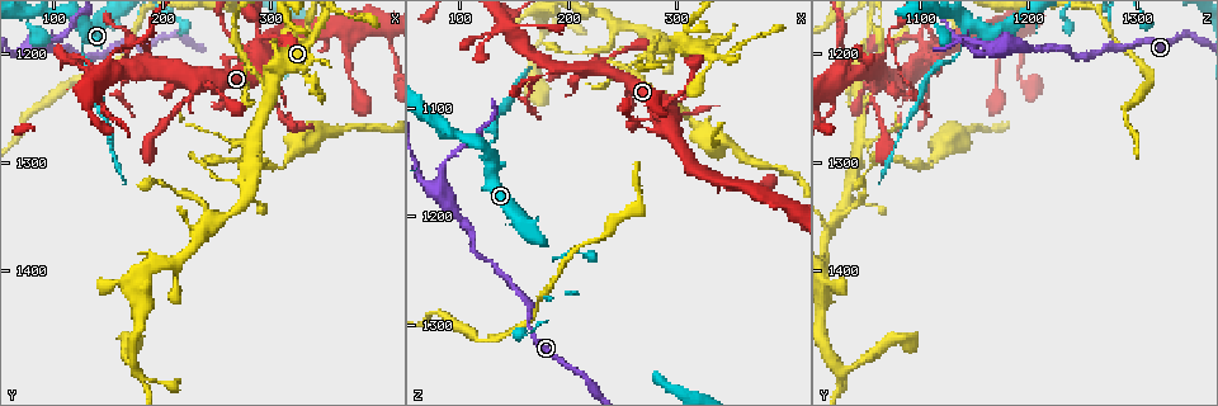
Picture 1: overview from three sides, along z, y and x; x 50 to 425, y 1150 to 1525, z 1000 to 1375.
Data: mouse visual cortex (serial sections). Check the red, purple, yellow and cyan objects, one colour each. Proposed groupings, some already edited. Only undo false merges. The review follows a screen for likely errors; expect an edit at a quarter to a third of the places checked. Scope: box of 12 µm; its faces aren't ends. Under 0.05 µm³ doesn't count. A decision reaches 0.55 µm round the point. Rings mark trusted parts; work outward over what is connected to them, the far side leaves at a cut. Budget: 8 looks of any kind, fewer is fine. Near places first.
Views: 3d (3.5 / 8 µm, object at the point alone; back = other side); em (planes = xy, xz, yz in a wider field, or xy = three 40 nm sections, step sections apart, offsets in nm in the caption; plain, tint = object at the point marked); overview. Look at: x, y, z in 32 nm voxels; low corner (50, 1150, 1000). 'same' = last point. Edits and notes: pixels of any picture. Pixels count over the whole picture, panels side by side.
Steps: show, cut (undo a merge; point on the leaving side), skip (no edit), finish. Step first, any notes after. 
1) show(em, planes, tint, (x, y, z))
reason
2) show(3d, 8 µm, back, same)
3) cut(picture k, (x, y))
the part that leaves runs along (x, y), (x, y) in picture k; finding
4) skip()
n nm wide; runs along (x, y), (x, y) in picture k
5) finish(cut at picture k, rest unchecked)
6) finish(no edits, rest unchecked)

show(3d, 8 µm, (128, 1174, 1146))
arms part here

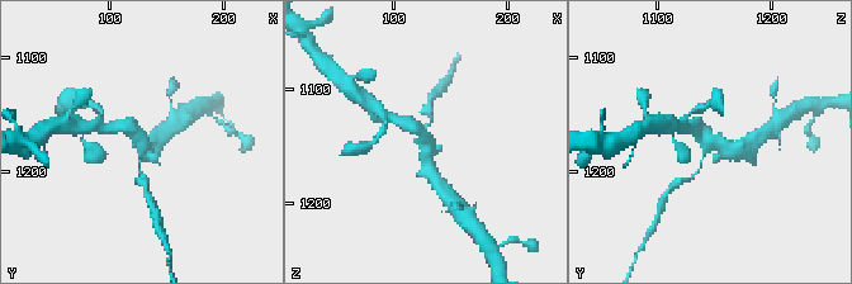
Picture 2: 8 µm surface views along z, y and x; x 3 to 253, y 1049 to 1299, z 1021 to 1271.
show(em, xy, step 3, tint, (130, 1176, 1146))
need the tissue

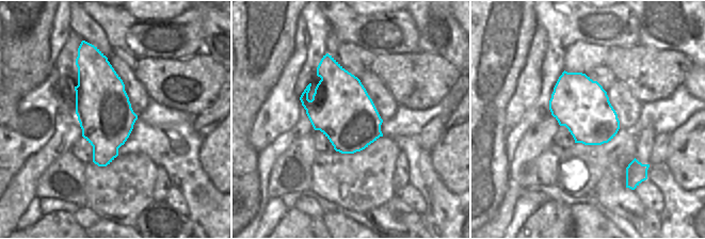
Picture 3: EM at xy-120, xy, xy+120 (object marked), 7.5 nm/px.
cut(picture 2, (426, 110))
the part that leaves runs along (700, 162), (694, 176), (664, 195) in picture 2; a second cell is stuck on

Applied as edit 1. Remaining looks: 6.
show(overview)
redraw

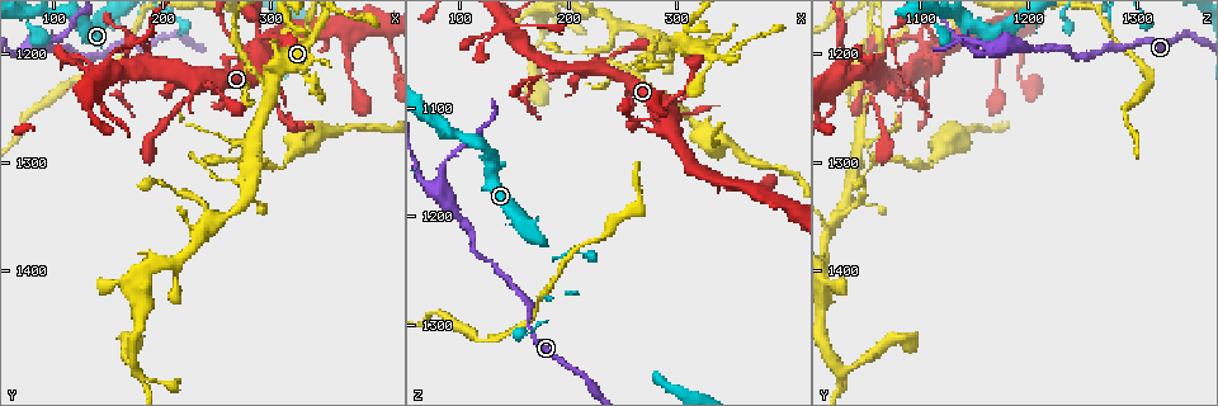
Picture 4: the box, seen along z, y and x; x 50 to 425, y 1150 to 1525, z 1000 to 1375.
show(3d, 8 µm, back, (196, 1208, 1062))
abrupt turn

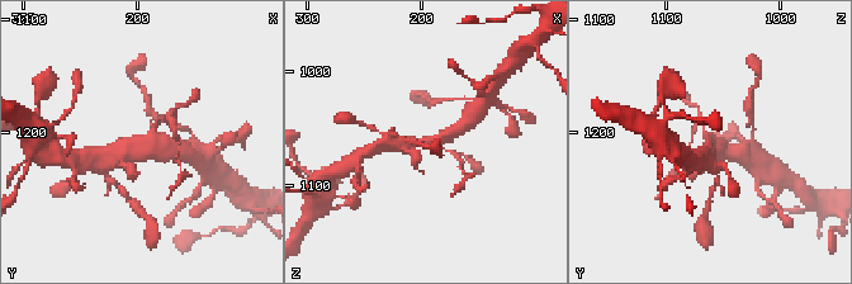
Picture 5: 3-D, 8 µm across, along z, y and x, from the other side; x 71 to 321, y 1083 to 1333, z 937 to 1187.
show(em, xy, step 2, tint, (194, 1210, 1066))
need the tissue

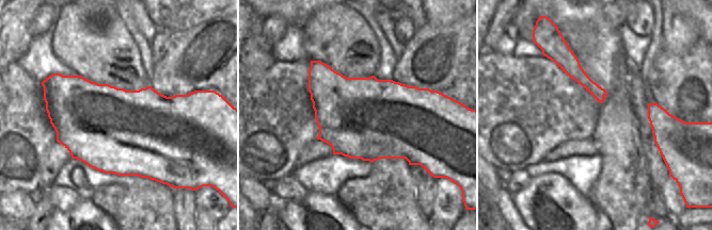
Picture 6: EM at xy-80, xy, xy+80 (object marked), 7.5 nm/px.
skip()
runs along (556, 60), (565, 61), (604, 95) in picture 6; one cell here

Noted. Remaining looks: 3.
show(3d, 3.5 µm, (150, 1214, 1032))
thin arm on a thick one

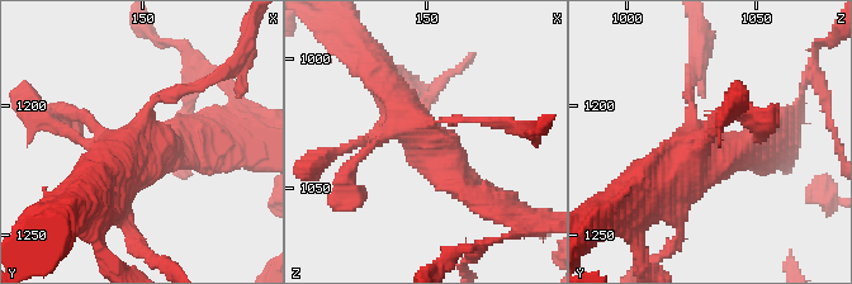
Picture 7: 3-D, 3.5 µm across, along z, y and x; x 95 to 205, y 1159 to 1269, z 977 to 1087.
show(em, xy, step 2, tint, (148, 1215, 1029))

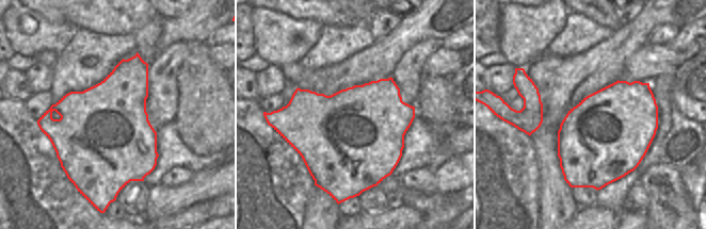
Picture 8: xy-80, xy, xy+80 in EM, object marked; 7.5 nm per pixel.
skip()
one cell here

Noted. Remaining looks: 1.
finish(cut at picture 2, rest unchecked)

